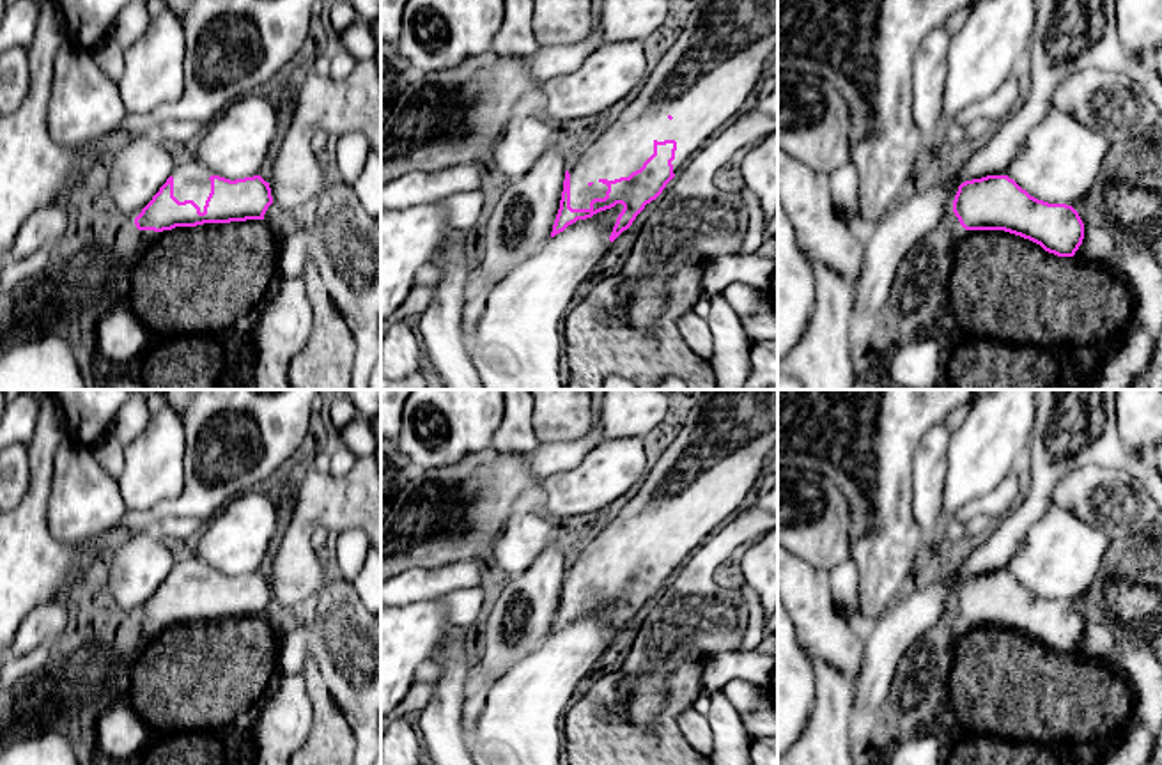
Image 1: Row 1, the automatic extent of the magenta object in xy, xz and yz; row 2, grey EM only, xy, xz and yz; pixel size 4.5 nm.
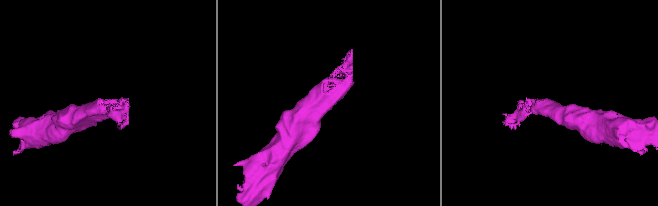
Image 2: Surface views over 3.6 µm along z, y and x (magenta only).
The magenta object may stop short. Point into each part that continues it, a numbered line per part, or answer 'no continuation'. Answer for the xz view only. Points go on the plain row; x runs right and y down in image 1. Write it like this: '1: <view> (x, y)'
1: xz (702, 479)

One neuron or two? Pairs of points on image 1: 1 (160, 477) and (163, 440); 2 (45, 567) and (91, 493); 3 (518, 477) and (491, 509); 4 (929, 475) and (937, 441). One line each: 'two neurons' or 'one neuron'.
1: one neuron
2: two neurons
3: one neuron
4: one neuron

